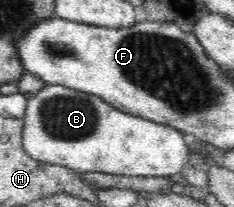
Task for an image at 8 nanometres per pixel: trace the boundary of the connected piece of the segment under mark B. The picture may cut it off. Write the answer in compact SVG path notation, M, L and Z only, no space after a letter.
M45 85L35 95L28 96L21 143L33 159L46 164L62 165L79 174L99 172L111 176L150 178L167 177L183 171L194 150L191 139L173 126L113 109L113 105L100 97L64 85Z

